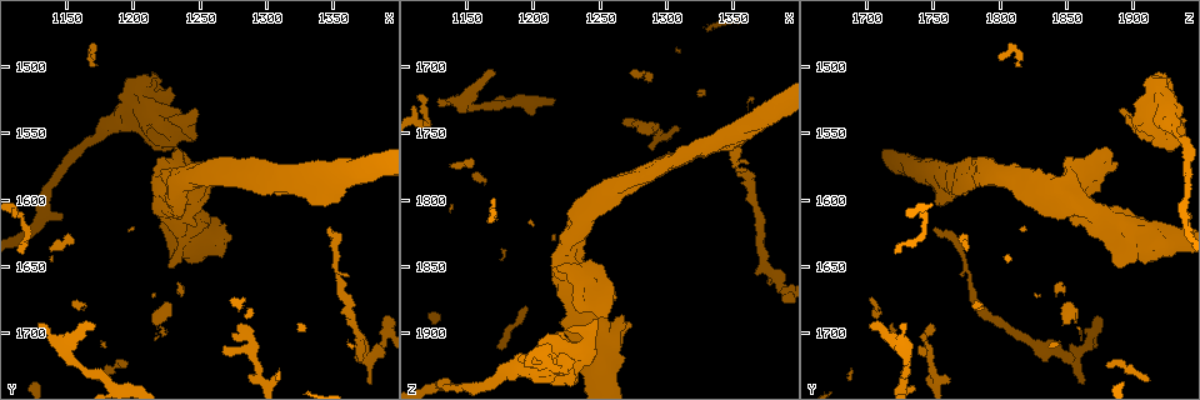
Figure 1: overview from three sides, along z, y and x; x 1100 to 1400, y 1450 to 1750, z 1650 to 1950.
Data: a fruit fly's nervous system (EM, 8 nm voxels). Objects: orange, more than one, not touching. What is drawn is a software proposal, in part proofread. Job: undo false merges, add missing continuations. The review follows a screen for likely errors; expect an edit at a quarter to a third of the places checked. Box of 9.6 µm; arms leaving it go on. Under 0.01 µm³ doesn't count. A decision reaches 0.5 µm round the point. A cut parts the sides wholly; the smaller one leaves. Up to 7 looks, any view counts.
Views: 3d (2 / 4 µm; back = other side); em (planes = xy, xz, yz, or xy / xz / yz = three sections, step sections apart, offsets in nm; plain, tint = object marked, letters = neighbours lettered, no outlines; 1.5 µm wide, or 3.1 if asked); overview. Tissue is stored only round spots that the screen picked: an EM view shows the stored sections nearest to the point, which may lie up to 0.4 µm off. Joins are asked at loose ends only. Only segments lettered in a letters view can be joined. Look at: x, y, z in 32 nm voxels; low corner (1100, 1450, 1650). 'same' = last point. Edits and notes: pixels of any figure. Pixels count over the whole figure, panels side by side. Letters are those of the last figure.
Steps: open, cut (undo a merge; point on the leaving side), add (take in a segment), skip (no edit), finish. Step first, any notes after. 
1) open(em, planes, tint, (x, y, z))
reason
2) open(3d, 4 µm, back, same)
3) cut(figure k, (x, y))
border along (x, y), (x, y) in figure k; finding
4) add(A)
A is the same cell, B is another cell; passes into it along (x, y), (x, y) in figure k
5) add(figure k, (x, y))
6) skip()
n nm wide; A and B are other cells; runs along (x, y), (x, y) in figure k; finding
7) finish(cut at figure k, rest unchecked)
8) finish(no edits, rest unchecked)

open(3d, 2 µm, (1226, 1598, 1848))
narrows sharply

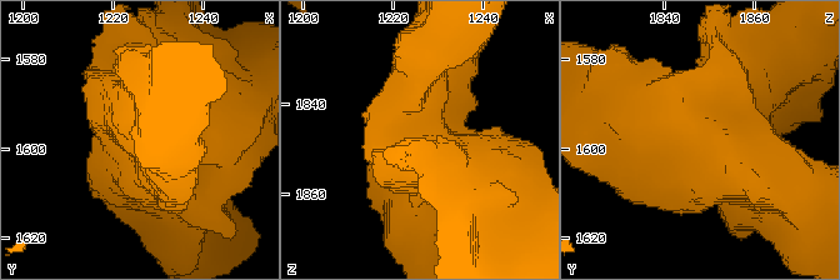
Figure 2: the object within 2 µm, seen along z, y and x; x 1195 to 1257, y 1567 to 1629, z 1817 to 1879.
open(em, xy, step 4, letters, (1225, 1596, 1847))
shape alone is not enough

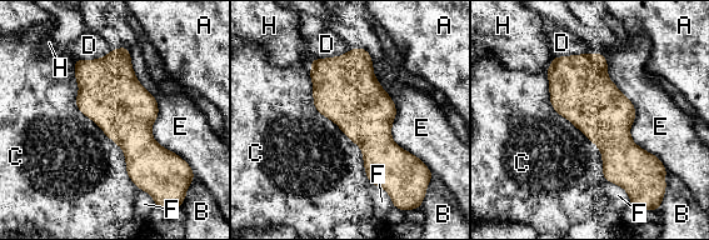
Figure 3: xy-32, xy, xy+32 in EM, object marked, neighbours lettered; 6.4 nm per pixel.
skip()
A, B, C, D, E, F and H are other cells; all the same neuron

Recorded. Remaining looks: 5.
open(em, xz, step 8, letters, (1228, 1652, 1890))
an open end

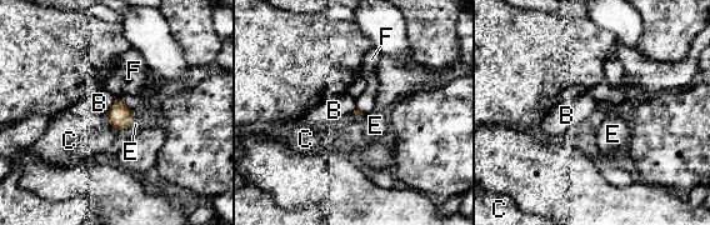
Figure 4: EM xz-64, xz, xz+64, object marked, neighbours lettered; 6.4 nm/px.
open(em, planes, letters, same)

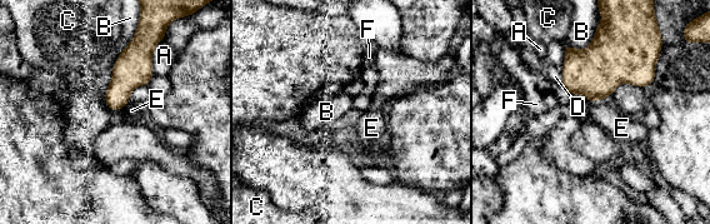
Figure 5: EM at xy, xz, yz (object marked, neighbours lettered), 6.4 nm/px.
skip()
A, B, C, D, E and F are other cells; border along (114, 64), (105, 91), (109, 109) in figure 5; none of them fits

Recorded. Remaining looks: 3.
open(3d, 4 µm, (1226, 1516, 1918))
an open end

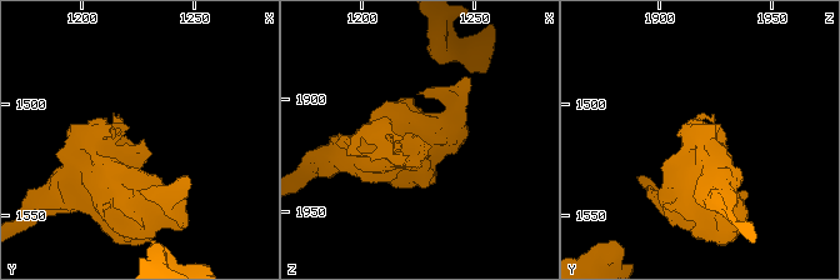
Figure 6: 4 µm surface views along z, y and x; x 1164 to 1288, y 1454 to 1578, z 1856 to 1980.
open(em, planes, letters, (1227, 1517, 1919))

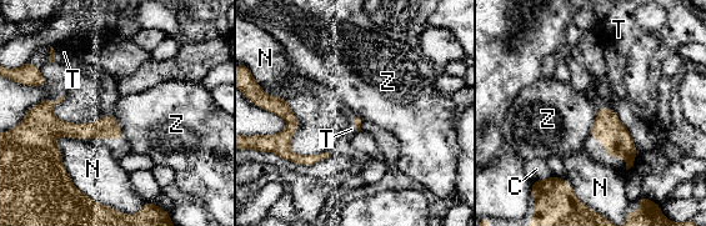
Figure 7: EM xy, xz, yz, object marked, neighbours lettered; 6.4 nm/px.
add(T)
T is the same cell, C, N and Z are other cells; the neuron continues

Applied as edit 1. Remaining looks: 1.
finish(add at figure 7, rest unchecked)

